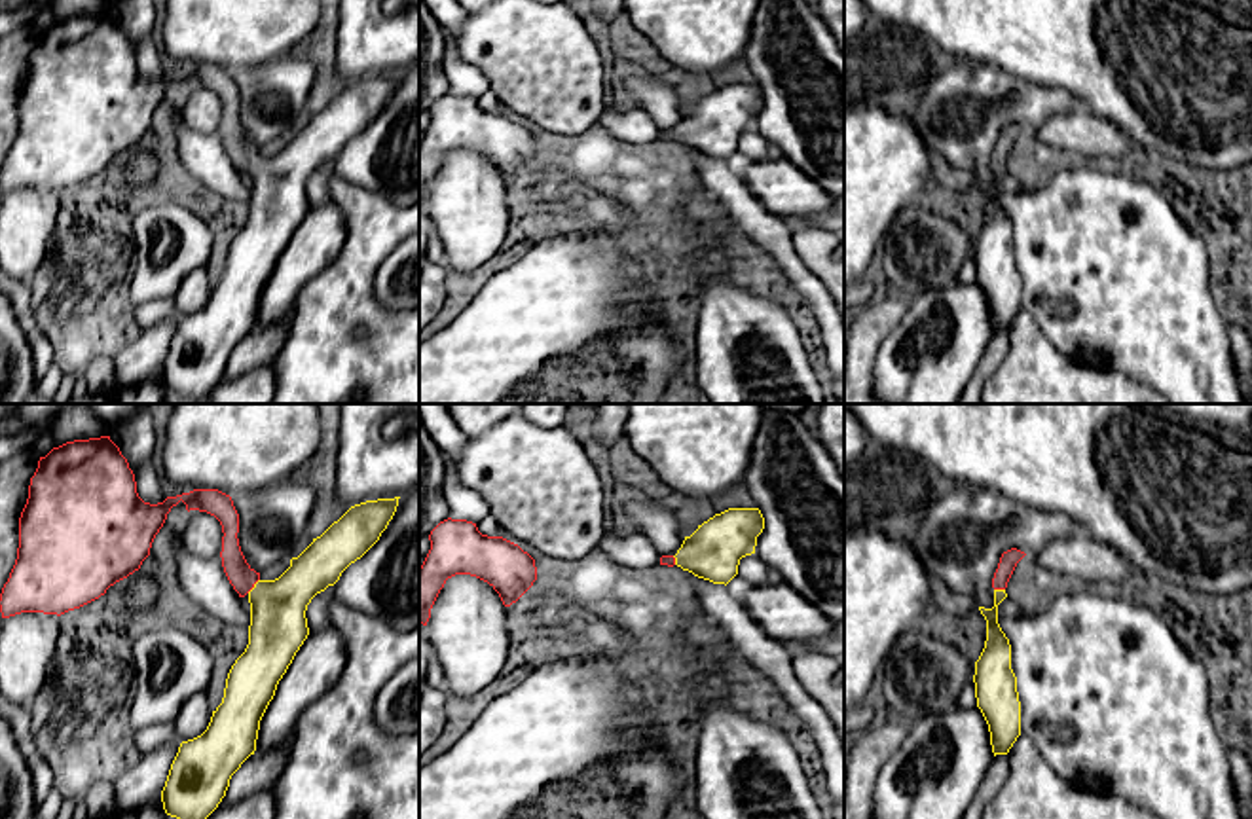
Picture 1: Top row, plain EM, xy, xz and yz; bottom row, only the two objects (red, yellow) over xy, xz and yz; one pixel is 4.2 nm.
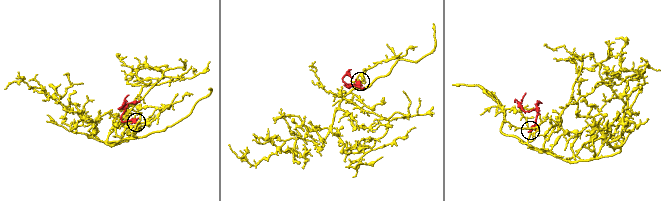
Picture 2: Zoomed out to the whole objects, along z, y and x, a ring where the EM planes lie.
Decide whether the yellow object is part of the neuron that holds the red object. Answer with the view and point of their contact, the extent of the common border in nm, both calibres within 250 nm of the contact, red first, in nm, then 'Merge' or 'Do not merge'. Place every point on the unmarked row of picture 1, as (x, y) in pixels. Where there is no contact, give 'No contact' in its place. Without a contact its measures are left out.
Touches red at xy (253, 162). Shared border 80 nm. Thickness 110 nm (red) against 240 nm. Merge

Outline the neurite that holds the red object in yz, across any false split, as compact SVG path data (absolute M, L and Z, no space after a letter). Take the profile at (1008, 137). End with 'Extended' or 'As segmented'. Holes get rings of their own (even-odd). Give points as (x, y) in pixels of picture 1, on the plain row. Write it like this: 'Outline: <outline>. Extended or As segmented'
Outline: M1011 123L1002 129L998 144L992 154L994 182L979 182L986 195L985 224L975 237L975 273L988 307L992 328L1007 330L1021 311L1021 277L1017 267L1017 252L1011 245L1011 220L998 199L998 180L1007 173L1005 163L1026 129Z. Extended

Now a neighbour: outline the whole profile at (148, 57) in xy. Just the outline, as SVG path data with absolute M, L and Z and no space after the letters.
M144 36L135 47L137 68L144 78L157 80L167 74L161 51L152 36Z

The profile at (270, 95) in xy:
M292 51L264 64L231 72L239 89L239 121L256 148L290 133L315 83L315 64Z

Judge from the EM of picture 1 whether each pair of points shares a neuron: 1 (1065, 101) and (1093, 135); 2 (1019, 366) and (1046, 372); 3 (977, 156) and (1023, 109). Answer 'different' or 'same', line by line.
1: different
2: same
3: same

